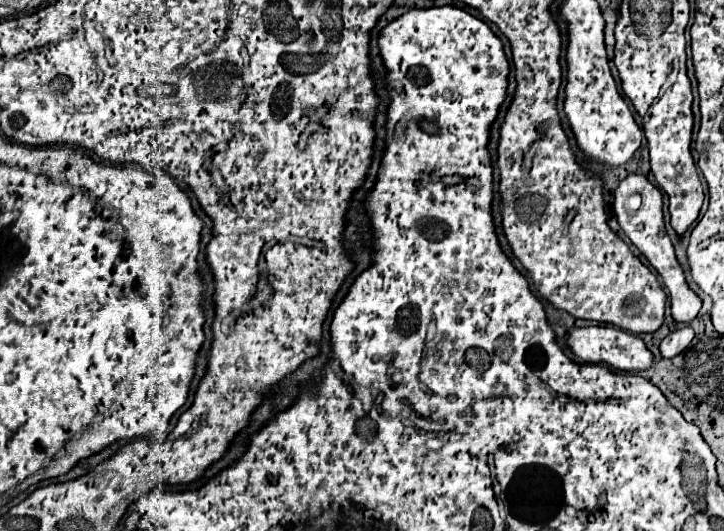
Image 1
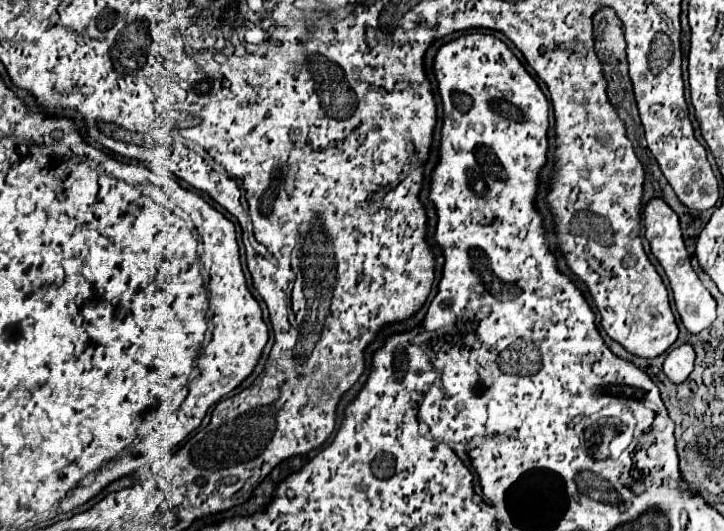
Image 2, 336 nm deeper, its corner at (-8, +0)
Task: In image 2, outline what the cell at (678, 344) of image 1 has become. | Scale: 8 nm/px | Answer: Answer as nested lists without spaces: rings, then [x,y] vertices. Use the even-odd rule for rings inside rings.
[[[685,343],[685,345],[679,345],[667,353],[665,363],[663,363],[663,371],[673,383],[681,383],[693,371],[693,361],[695,361],[693,345]]]

